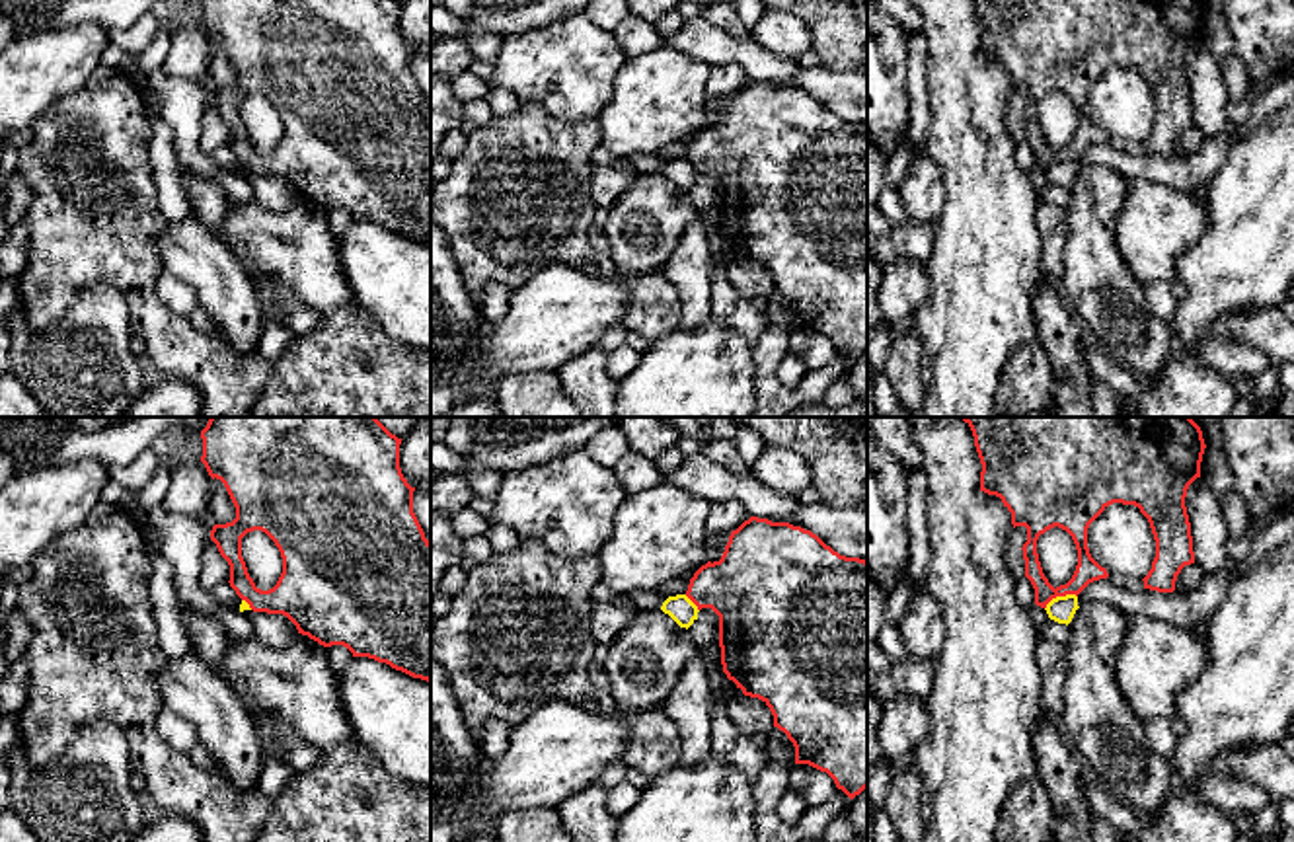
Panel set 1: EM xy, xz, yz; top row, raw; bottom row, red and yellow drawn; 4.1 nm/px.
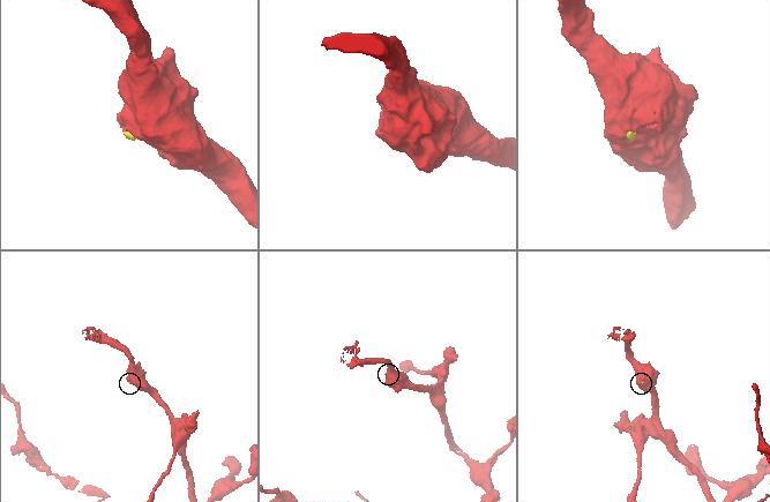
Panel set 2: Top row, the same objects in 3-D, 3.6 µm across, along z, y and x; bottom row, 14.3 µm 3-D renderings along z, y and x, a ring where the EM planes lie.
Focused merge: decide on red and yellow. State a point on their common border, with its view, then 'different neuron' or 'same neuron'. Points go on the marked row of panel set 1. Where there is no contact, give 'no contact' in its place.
meets red in yz at (1059, 595); different neuron

